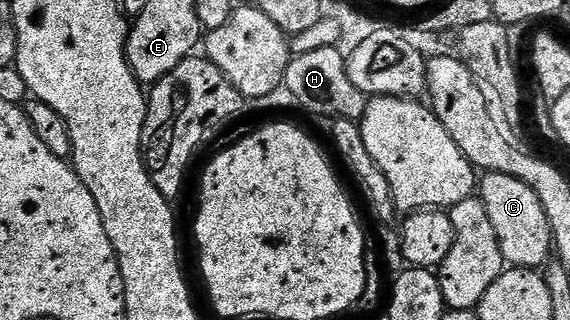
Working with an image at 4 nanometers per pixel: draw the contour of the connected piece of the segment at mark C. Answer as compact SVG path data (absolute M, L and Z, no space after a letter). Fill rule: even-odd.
M487 173L480 178L479 196L483 207L487 207L495 235L499 235L499 251L503 251L506 262L519 269L540 270L550 260L553 232L539 195L511 175Z

